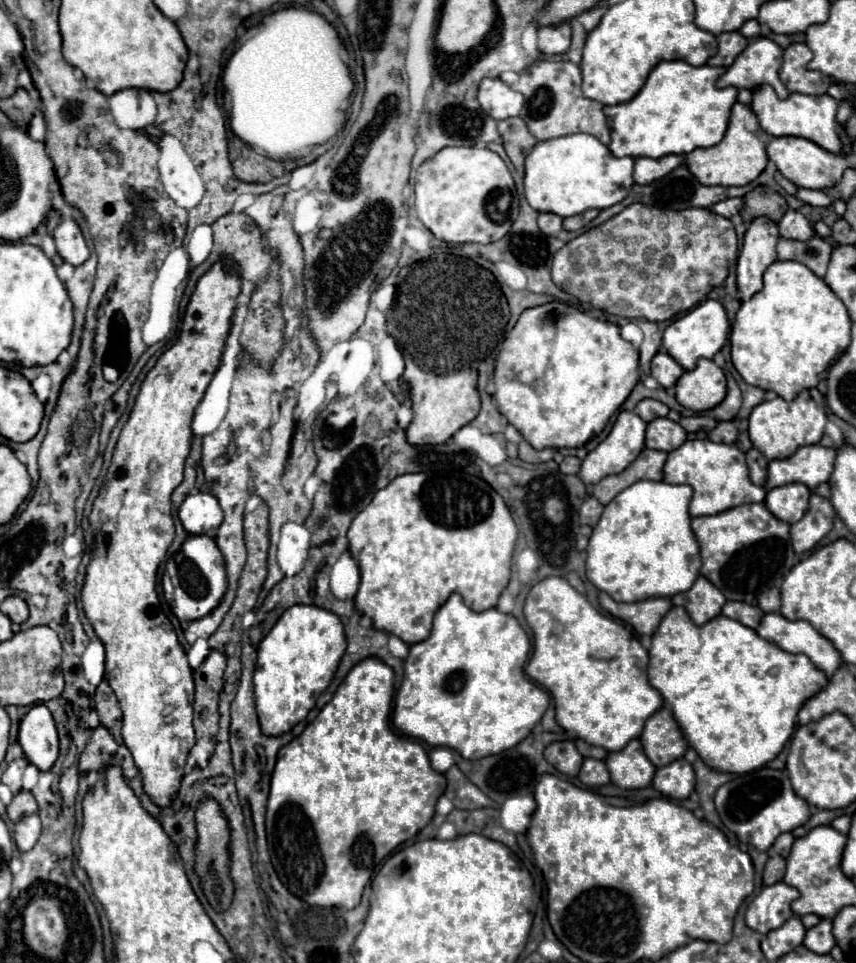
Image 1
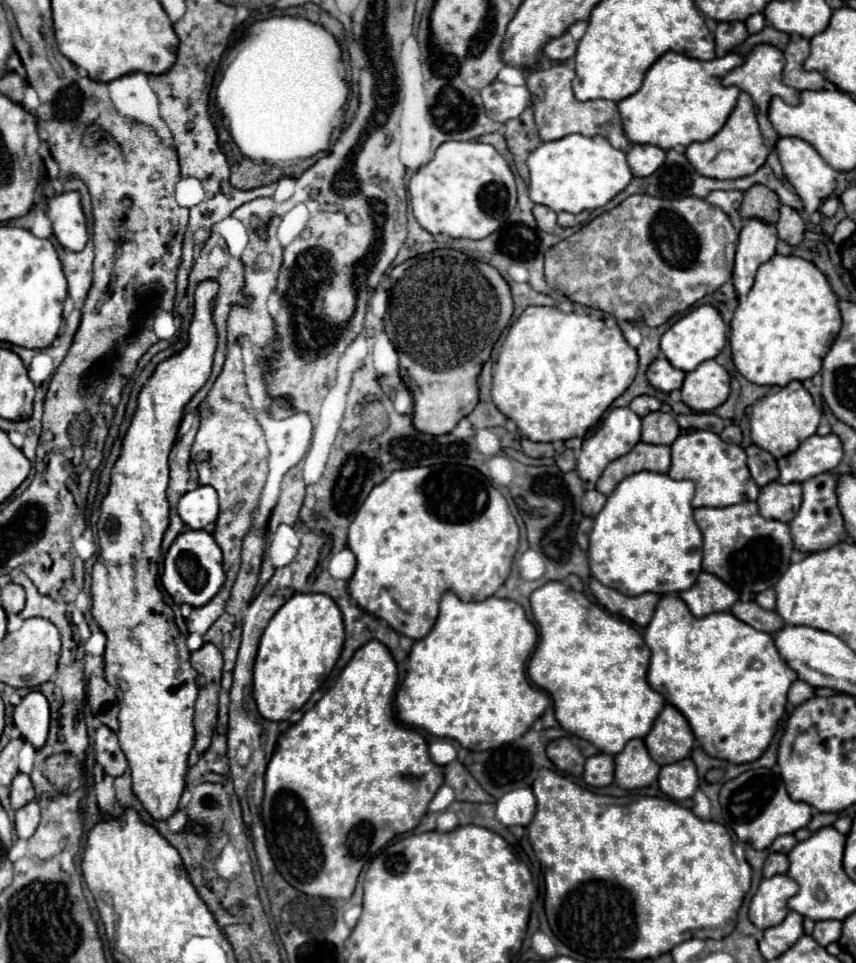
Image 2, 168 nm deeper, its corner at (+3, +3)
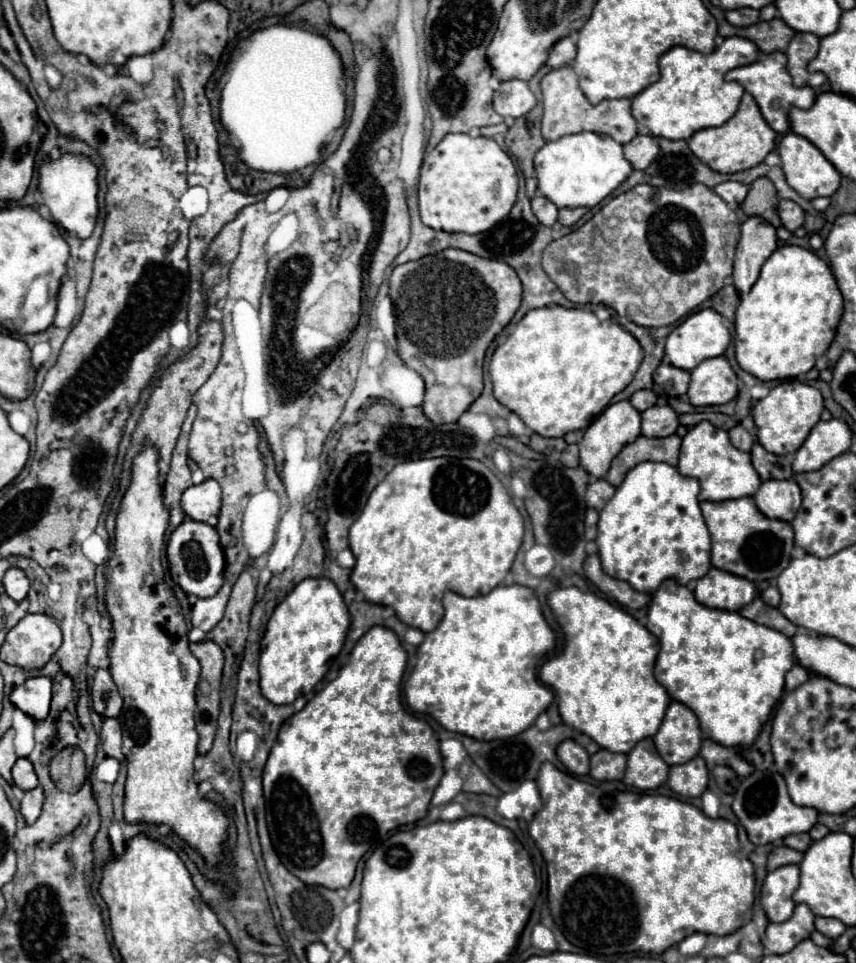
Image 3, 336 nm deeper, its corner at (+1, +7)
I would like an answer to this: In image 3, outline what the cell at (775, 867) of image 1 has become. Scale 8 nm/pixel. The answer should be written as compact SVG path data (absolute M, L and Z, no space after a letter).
M779 845L771 851L769 855L769 863L767 863L767 869L773 871L777 867L783 867L783 865L789 865L789 863L799 863L803 857L801 851L795 851L791 847L785 847L785 845Z

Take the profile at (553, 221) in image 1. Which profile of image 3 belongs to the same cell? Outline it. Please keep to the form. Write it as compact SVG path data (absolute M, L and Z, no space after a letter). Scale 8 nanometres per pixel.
M535 197L531 201L531 209L535 213L535 217L543 223L543 225L553 225L557 221L557 207L547 199L547 197Z

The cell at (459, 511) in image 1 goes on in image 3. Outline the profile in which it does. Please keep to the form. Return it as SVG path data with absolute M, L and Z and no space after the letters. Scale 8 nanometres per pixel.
M437 457L437 459L419 459L419 461L405 461L393 467L393 471L373 489L373 493L369 495L369 501L363 509L363 513L359 515L359 519L351 525L349 529L349 549L353 551L357 565L353 567L351 573L351 581L353 585L365 595L367 601L371 603L381 603L381 605L389 605L395 609L397 617L407 623L409 627L421 629L423 633L433 631L441 617L443 617L443 595L445 591L455 591L455 593L463 593L465 597L475 597L475 595L487 595L491 589L495 589L497 585L501 585L501 581L505 579L505 575L509 573L513 559L521 547L523 541L523 517L517 511L517 507L513 505L507 489L503 487L503 483L491 473L489 467L485 467L481 461L477 459L449 459L449 457Z

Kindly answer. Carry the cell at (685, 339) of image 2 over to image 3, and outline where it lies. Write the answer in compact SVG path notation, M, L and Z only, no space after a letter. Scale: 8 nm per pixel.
M703 309L703 311L697 311L693 315L689 315L679 327L675 327L671 331L671 335L667 337L665 355L667 355L667 359L669 359L669 363L673 367L691 371L701 361L723 355L727 345L729 345L729 341L731 341L731 335L729 335L729 329L723 323L723 317L717 311L713 311L713 309Z

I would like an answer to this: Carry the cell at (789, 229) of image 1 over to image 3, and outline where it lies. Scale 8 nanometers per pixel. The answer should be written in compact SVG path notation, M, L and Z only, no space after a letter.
M779 201L779 217L783 221L783 227L793 233L795 229L799 229L803 225L805 211L793 201Z

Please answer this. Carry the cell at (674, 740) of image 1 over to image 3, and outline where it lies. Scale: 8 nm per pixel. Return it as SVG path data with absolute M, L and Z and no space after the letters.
M671 701L653 741L667 765L679 765L693 759L703 741L695 713L687 705Z

